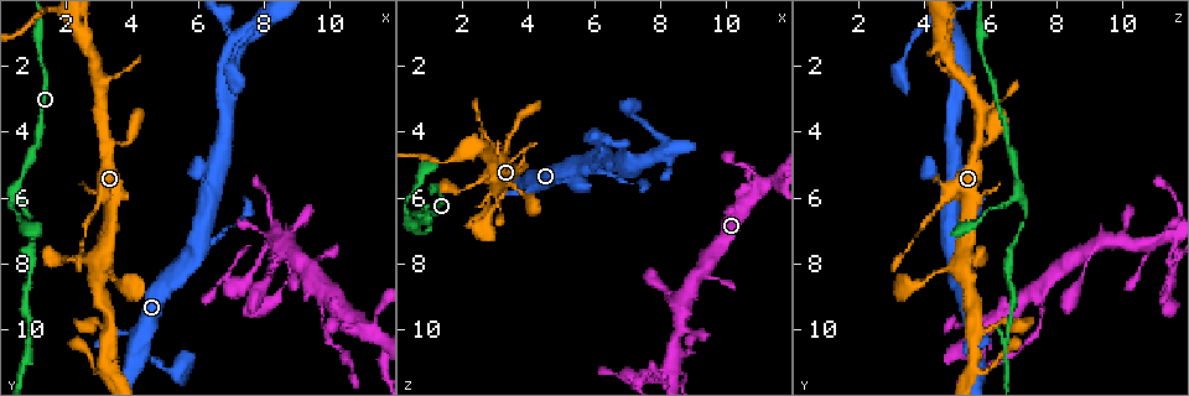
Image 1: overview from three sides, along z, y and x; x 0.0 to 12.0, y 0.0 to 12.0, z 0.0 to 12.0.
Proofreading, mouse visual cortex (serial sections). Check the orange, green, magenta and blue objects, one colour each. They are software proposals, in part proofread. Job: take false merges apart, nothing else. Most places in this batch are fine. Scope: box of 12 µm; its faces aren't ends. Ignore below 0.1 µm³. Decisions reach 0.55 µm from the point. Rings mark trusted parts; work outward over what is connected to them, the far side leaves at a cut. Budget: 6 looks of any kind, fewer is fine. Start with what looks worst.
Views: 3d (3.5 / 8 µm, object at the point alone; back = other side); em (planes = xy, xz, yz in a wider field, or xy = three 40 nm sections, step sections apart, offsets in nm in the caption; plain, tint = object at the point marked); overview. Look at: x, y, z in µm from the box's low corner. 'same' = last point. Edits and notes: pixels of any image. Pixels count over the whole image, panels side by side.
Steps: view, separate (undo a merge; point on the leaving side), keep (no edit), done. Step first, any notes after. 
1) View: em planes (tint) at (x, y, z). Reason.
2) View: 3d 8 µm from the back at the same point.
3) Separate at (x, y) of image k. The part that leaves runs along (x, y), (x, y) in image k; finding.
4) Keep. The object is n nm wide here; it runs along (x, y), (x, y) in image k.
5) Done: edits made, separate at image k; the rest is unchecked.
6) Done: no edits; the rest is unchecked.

View: 3d 3.5 µm at (0.9, 6.5, 7.0). Sudden change in width.

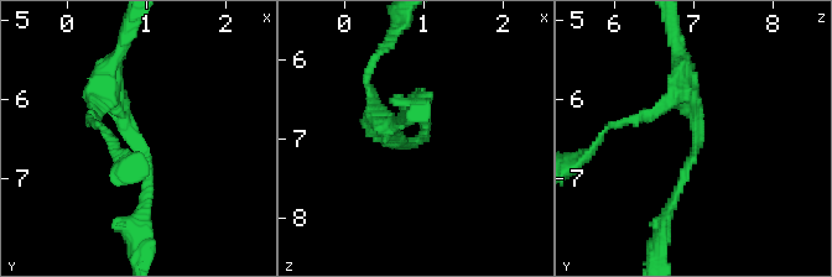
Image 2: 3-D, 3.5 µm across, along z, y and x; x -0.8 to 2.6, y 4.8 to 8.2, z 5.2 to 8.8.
View: em xy step 5 (tint) at (0.85, 6.50, 7.05). The arms are 150, 300 nm wide.

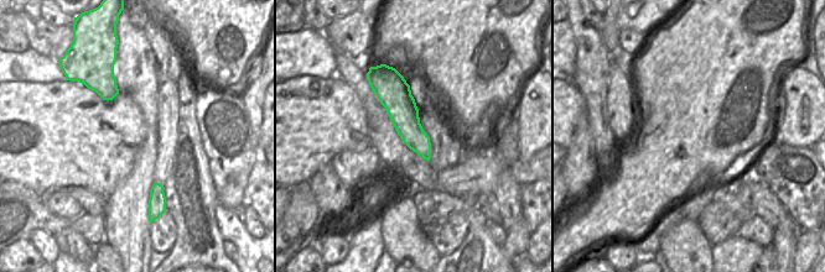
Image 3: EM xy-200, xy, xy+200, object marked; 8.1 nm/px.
Keep. It runs along (110, 66), (145, 210) in image 2; one cell here.

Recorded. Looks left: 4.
View: 3d 3.5 µm at (8.8, 7.6, 8.9). Sudden change in width.

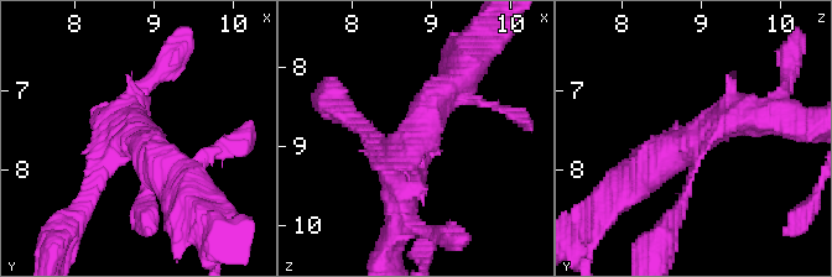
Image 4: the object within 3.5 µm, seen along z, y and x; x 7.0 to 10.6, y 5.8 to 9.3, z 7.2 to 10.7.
View: em planes (plain) at (8.80, 7.60, 8.90). Need the tissue.

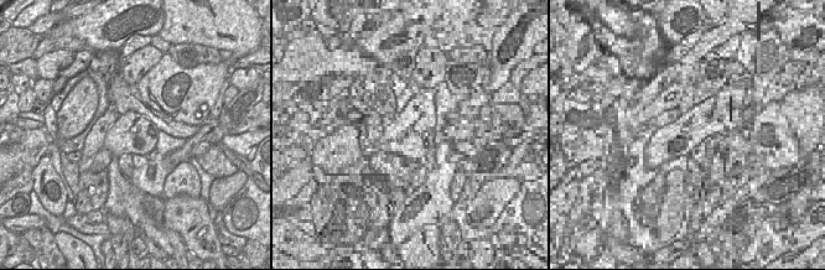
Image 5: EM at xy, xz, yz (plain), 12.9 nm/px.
View: em planes (tint) at the same point. With the object marked.

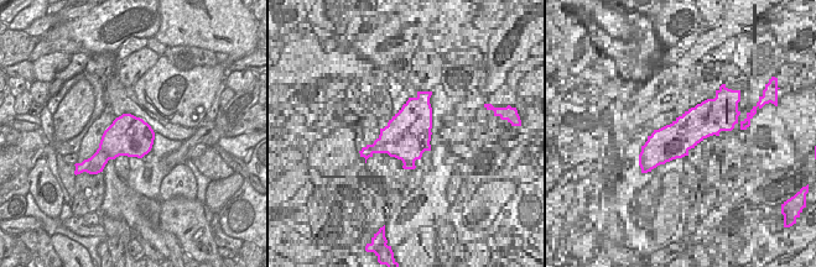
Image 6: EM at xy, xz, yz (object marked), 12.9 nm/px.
Keep. The object is 500 nm wide here; it runs along (635, 177), (706, 127), (765, 116) in image 4; one cell here.

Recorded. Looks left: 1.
Done: no edits; the rest is unchecked.

